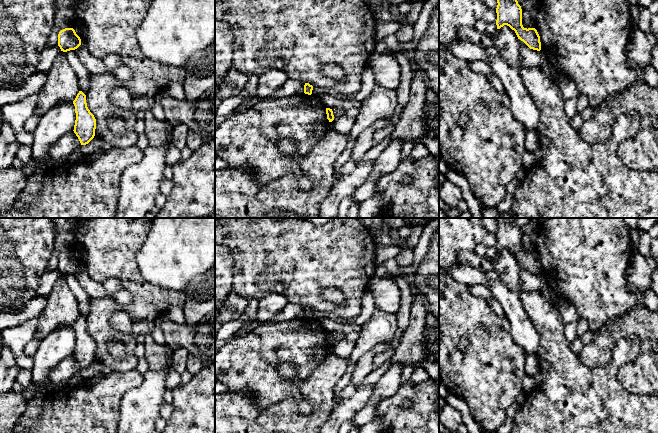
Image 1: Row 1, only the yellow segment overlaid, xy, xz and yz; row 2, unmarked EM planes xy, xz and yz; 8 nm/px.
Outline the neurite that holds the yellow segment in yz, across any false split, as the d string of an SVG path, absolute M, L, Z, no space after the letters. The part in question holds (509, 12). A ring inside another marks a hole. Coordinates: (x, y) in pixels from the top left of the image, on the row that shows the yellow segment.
M497 0L497 29L504 25L515 31L518 39L530 49L540 51L540 36L535 28L524 28L522 25L522 9L517 0Z

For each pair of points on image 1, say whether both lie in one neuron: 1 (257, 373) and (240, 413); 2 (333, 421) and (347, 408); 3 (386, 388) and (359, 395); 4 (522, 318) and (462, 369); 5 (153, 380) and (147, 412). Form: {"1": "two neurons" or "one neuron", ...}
{"1": "two neurons", "2": "one neuron", "3": "two neurons", "4": "two neurons", "5": "one neuron"}

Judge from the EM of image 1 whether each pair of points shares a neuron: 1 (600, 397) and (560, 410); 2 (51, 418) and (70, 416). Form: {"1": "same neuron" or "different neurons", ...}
{"1": "same neuron", "2": "same neuron"}

